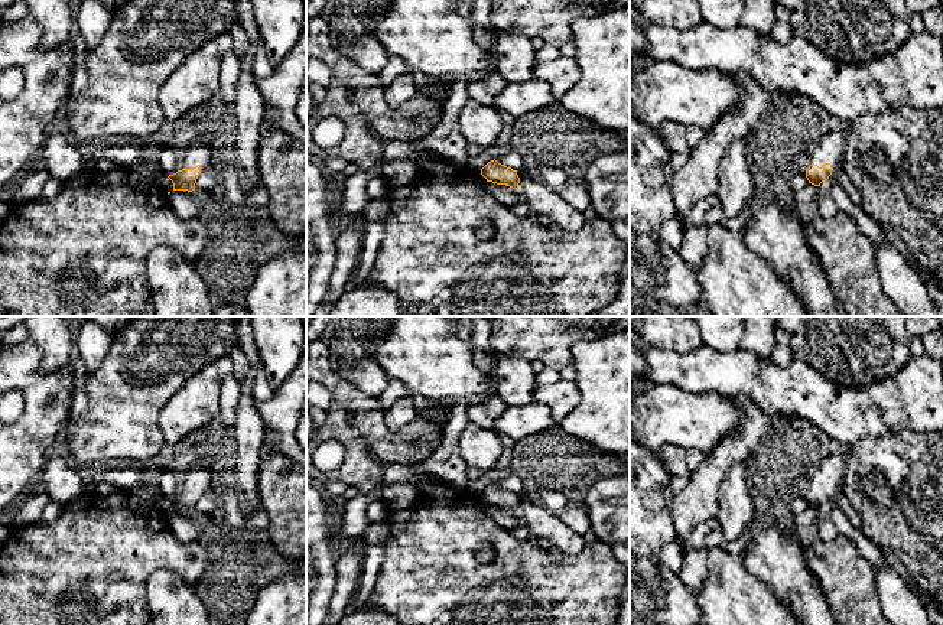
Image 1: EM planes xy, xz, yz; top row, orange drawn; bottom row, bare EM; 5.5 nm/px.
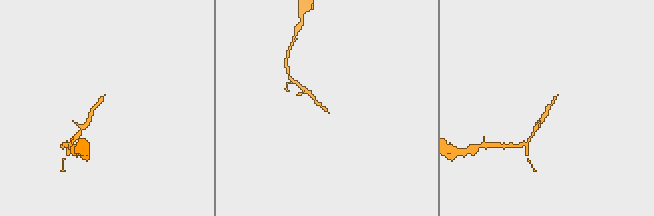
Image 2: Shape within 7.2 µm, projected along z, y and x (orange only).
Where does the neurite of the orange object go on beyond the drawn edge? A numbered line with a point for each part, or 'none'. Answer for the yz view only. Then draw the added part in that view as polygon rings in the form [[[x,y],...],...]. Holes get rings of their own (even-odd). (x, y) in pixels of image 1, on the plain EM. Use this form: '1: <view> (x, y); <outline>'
1: yz (829, 472); [[[843,449],[838,455],[827,456],[822,463],[814,469],[813,478],[806,491],[803,491],[803,497],[812,486],[822,491],[825,486],[832,488],[832,498],[829,499],[830,504],[835,502],[838,495],[842,492],[843,485],[843,472],[848,462],[848,450]]]

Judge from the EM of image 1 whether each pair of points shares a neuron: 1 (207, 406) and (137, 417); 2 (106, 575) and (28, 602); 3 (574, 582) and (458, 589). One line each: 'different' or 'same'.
1: different
2: same
3: same

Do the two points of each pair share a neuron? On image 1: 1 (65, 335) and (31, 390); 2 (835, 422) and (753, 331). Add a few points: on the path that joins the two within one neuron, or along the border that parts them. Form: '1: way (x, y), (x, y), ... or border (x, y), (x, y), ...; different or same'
1: border (31, 339), (41, 351), (45, 373), (71, 361); different
2: border (740, 348), (768, 360); different

